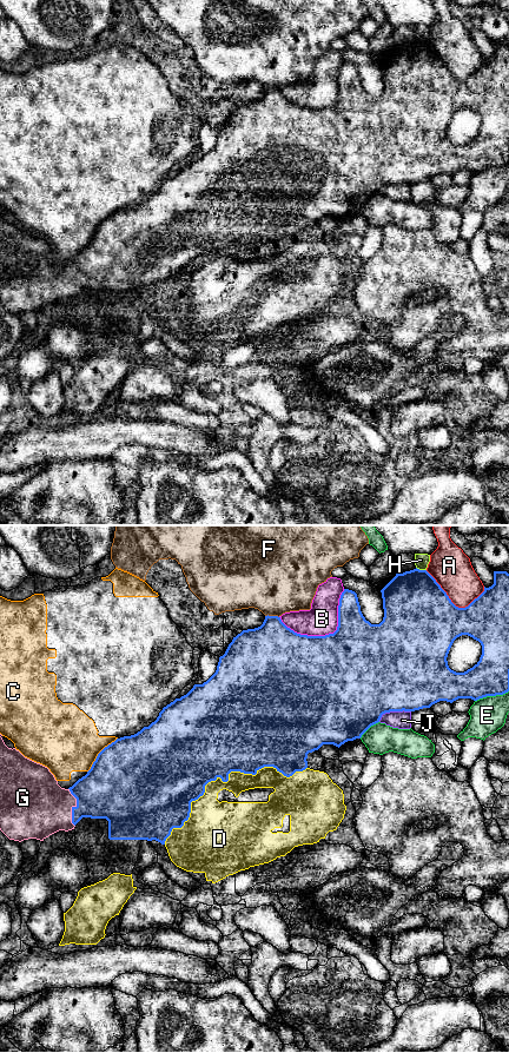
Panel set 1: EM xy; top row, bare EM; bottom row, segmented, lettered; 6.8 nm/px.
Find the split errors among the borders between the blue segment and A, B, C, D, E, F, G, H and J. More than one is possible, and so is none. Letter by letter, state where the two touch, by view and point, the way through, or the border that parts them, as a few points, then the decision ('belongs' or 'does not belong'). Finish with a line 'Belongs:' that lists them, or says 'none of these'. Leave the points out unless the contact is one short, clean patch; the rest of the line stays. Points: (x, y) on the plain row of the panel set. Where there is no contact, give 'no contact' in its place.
A: meets blue in xy at (451, 74); does not belong
B: meets blue in xy at (329, 106); does not belong
C: meets blue in xy at (98, 226); does not belong
D: meets blue in xy at (224, 253); does not belong
E: meets blue in xy at (491, 167); does not belong
F: meets blue in xy at (272, 88); border along xy (265, 87), (276, 87), (278, 90); does not belong
G: meets blue in xy at (73, 279); belongs
H: meets blue in xy at (421, 42); does not belong
J: meets blue in xy at (392, 183); does not belong
Belongs: G

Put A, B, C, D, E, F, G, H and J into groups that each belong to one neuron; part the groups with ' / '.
A H / B J / C / D / E / F / G

